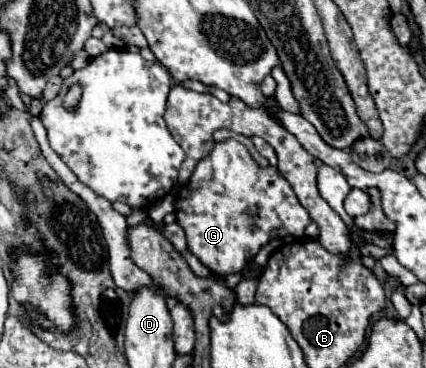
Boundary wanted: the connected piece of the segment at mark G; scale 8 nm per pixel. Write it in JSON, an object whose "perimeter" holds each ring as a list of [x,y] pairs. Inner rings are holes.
{"perimeter":[[[237,140],[217,142],[213,152],[197,164],[191,180],[177,192],[175,214],[187,234],[191,254],[217,274],[239,272],[271,238],[301,238],[311,222],[279,170],[255,164],[249,150]]]}

